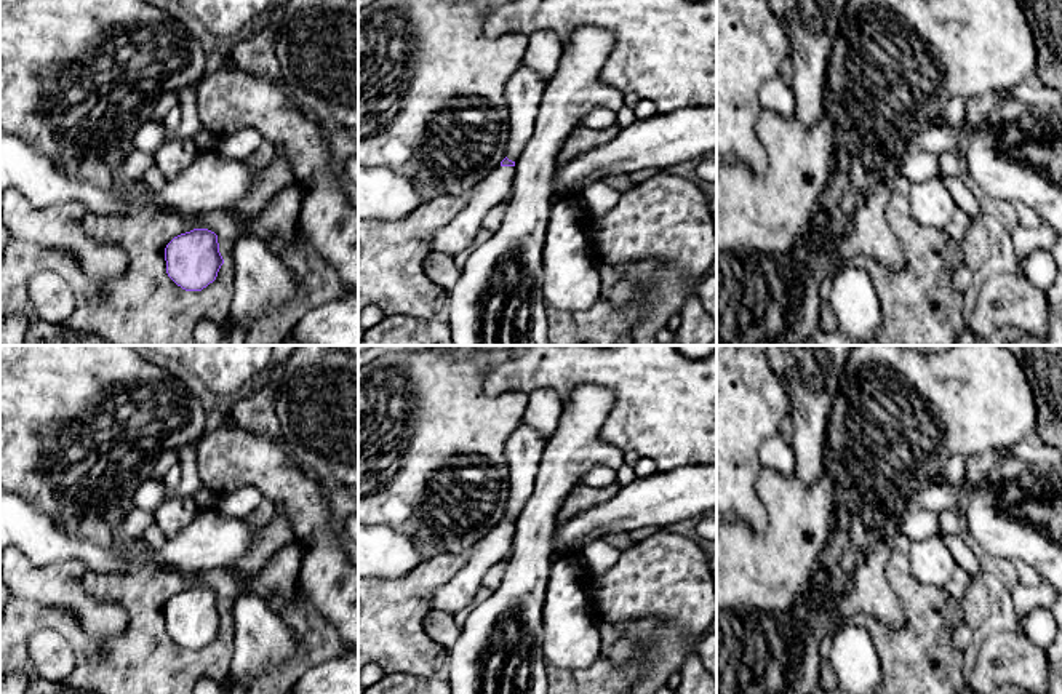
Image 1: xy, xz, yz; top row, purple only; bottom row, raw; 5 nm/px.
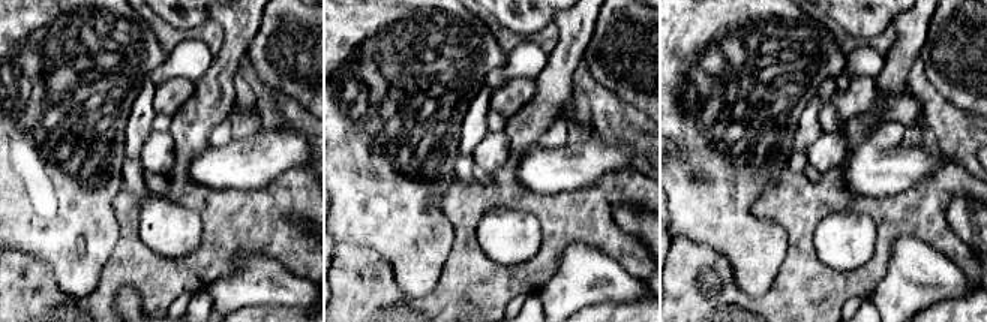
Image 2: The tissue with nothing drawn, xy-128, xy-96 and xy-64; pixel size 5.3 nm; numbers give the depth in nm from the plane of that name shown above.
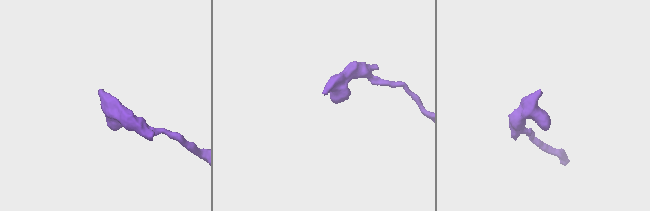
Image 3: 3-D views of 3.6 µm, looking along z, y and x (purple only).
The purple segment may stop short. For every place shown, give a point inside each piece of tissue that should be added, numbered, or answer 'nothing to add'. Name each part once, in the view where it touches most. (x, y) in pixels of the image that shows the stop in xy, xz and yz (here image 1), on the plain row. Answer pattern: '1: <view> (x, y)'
1: xz (458, 592)

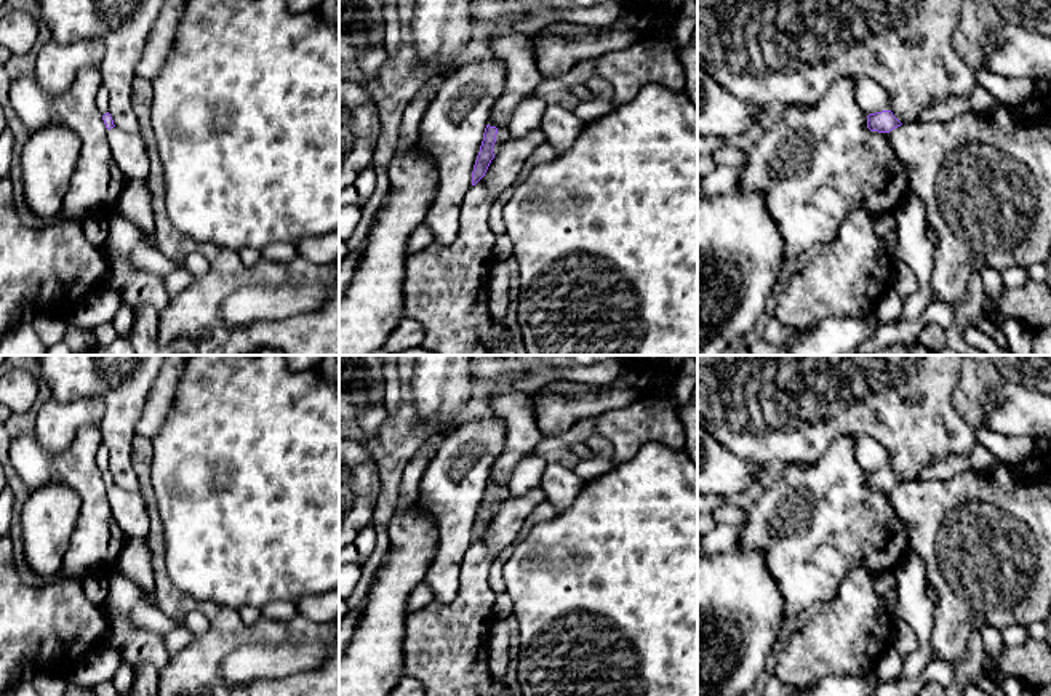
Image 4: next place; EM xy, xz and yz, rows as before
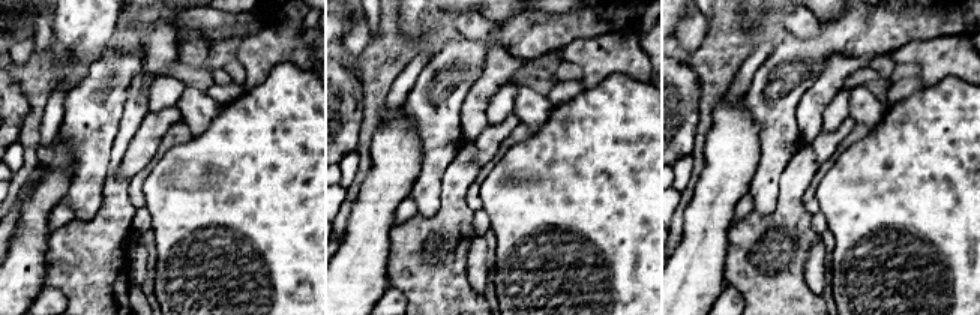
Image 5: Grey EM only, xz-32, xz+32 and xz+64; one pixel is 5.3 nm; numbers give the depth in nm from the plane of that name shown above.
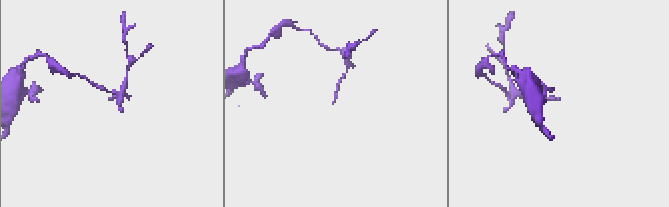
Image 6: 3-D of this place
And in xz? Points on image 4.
nothing to add

